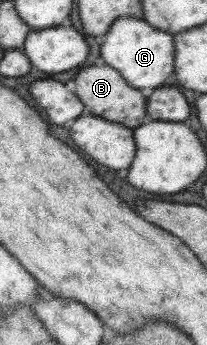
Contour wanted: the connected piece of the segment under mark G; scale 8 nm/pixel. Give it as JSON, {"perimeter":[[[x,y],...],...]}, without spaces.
{"perimeter":[[[122,17],[115,19],[106,30],[104,42],[100,44],[100,57],[106,65],[114,67],[130,87],[156,89],[162,85],[164,77],[172,73],[172,41],[173,34],[148,25],[142,18]]]}

